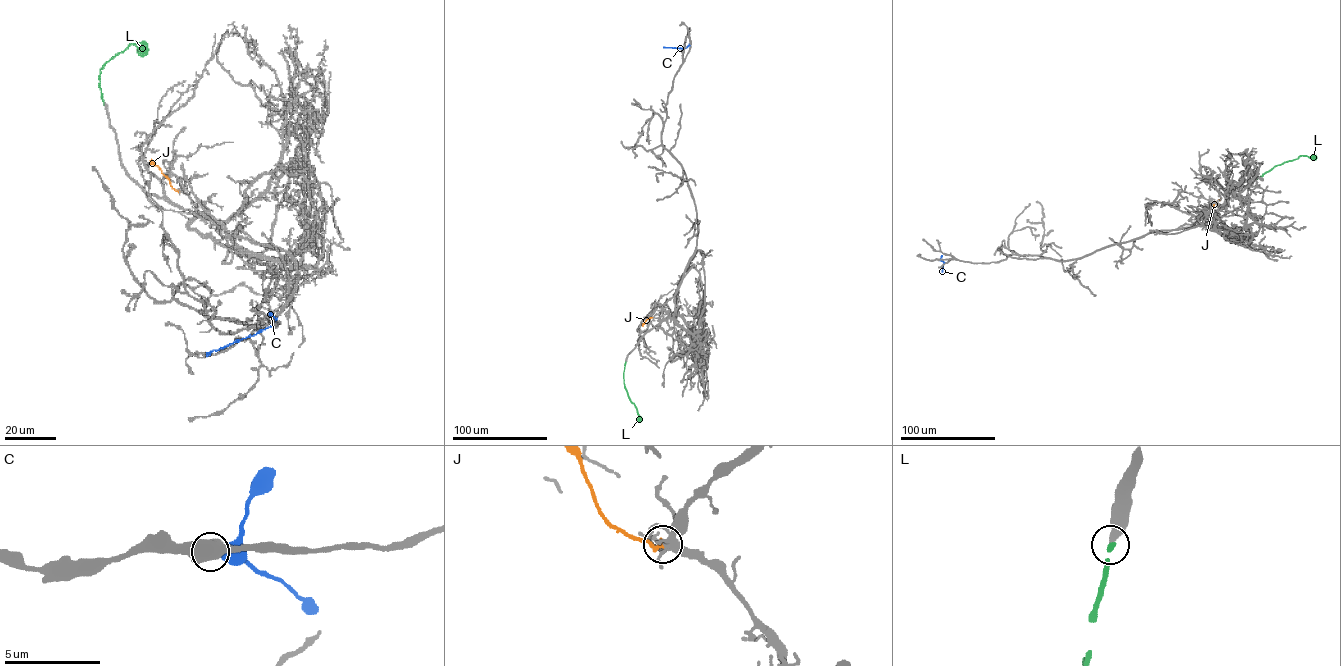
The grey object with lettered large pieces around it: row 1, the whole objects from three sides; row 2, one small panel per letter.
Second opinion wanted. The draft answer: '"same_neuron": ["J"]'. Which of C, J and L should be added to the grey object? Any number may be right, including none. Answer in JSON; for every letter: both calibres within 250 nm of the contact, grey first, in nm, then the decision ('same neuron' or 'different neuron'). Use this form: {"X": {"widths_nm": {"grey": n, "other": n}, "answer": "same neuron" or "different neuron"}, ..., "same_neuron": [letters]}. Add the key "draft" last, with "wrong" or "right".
{"C": {"widths_nm": {"grey": 800, "other": 480}, "answer": "different neuron"}, "J": {"widths_nm": {"grey": 280, "other": 190}, "answer": "different neuron"}, "L": {"widths_nm": {"grey": 600, "other": 240}, "answer": "different neuron"}, "same_neuron": [], "draft": "wrong"}

